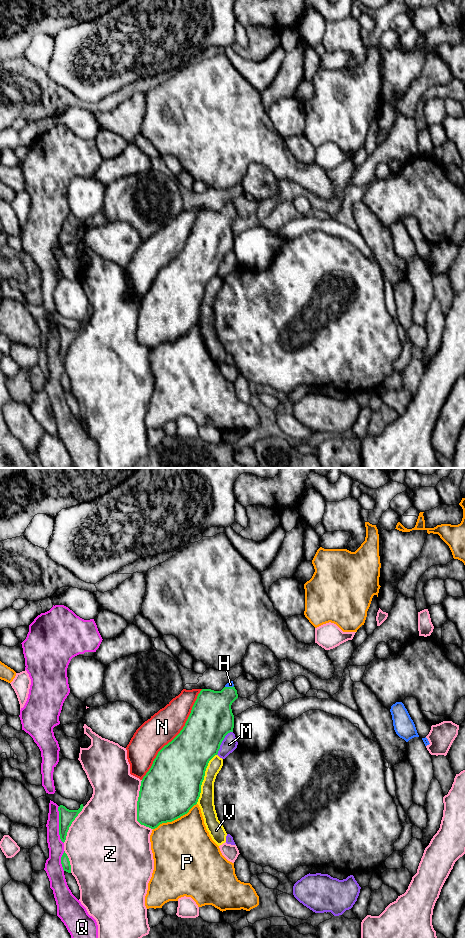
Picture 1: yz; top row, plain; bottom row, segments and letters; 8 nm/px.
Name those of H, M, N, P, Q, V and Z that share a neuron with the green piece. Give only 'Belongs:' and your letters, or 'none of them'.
Belongs: H

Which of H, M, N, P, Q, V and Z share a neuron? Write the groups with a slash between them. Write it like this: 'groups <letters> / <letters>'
groups H / M / N / P / Q / V / Z

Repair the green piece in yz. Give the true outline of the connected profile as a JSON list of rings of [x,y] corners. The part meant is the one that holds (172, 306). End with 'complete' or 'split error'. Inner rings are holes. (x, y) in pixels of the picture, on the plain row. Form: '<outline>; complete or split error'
[[[233,201],[221,211],[202,209],[180,253],[157,274],[141,301],[137,321],[137,341],[151,349],[187,334],[197,324],[209,281],[218,274],[225,256],[233,252],[231,225],[238,218]]]; split error

